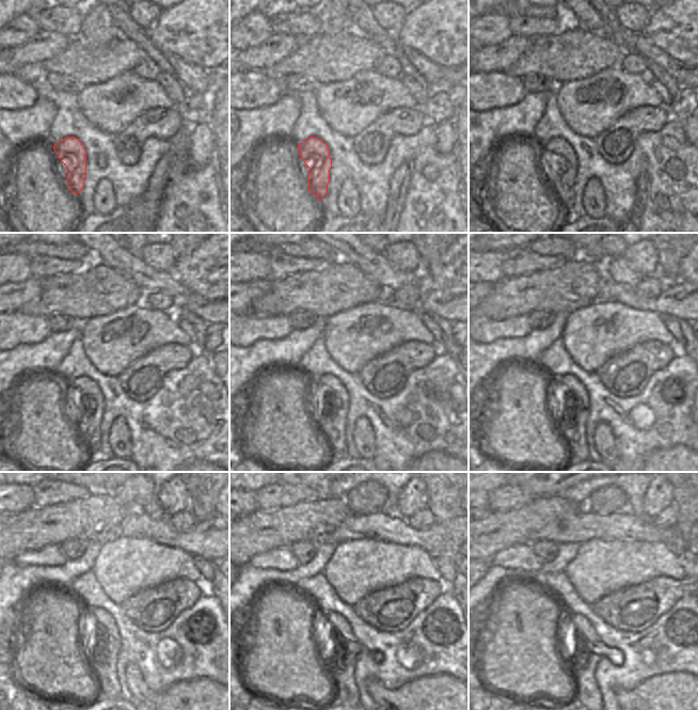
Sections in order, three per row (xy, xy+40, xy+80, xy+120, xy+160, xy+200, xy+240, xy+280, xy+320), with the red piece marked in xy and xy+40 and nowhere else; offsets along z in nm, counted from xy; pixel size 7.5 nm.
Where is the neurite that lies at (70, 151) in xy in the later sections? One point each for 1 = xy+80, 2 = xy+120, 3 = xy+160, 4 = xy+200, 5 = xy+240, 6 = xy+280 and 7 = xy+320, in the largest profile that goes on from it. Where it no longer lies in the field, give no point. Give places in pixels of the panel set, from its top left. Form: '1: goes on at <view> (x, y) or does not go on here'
1: goes on at xy+80 (556, 152)
2: goes on at xy+120 (84, 392)
3: goes on at xy+160 (331, 415)
4: goes on at xy+200 (573, 421)
5: goes on at xy+240 (101, 658)
6: goes on at xy+280 (345, 647)
7: goes on at xy+320 (577, 650)

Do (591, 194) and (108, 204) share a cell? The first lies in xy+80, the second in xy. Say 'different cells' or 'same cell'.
same cell

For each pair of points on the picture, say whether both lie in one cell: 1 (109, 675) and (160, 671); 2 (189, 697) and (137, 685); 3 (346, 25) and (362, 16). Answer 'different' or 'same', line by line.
1: different
2: same
3: different

